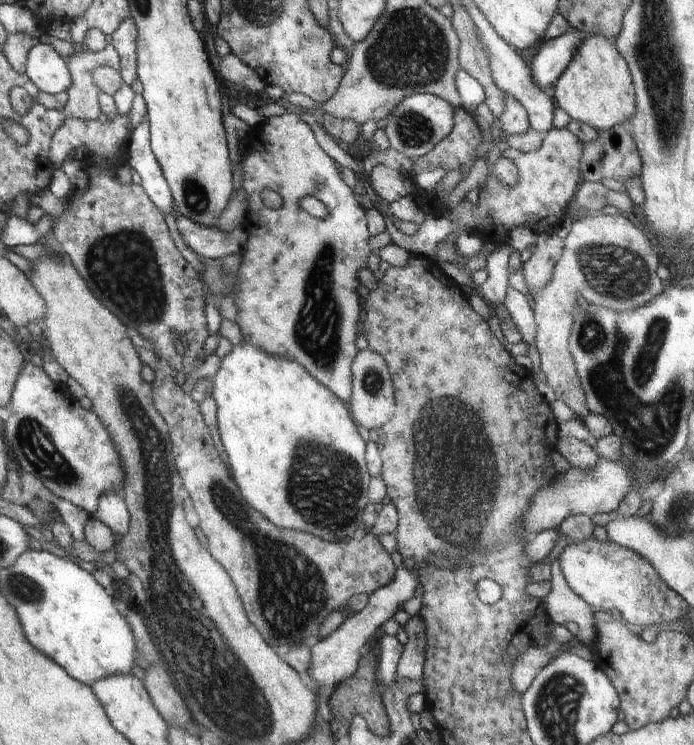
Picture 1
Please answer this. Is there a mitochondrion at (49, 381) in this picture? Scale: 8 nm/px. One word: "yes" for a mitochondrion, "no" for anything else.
no

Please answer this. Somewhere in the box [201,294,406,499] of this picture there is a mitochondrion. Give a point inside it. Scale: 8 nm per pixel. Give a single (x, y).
(373, 382)

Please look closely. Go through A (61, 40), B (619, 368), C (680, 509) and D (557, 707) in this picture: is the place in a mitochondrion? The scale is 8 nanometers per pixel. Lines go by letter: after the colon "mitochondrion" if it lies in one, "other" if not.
A: other
B: mitochondrion
C: mitochondrion
D: mitochondrion

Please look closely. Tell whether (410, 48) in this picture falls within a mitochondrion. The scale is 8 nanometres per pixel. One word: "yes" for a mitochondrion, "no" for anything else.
yes

